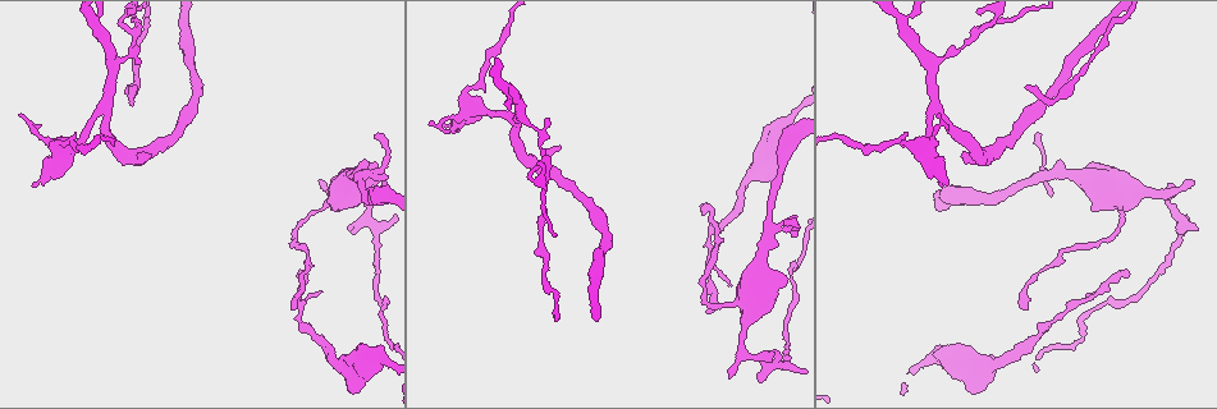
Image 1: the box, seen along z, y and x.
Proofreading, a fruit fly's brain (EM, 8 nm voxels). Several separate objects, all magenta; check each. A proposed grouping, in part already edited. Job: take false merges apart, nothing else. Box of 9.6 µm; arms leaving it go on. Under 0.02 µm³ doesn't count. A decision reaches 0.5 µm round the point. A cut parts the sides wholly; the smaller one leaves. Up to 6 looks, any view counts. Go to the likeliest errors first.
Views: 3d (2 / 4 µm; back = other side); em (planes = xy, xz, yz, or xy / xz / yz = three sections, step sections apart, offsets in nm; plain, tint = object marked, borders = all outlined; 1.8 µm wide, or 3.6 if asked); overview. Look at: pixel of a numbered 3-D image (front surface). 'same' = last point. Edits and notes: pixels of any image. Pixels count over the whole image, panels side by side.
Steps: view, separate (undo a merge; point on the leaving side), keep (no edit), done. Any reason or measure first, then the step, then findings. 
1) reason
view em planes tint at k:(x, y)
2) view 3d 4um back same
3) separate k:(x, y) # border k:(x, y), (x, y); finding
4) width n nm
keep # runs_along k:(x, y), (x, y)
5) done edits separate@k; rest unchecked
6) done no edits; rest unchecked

abrupt turn
view 3d 2um at 1:(778, 359)

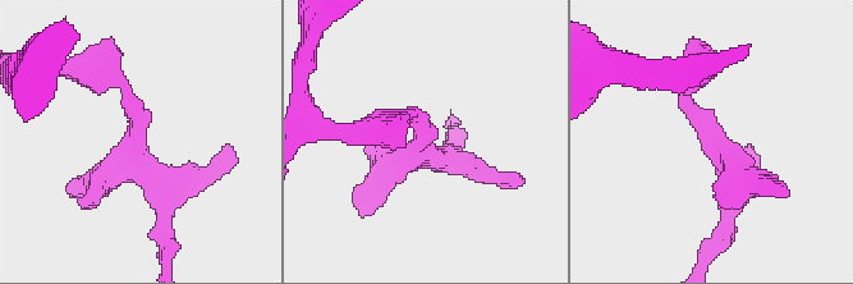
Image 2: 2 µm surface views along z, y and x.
view em 3.6um planes tint at 2:(136, 154)

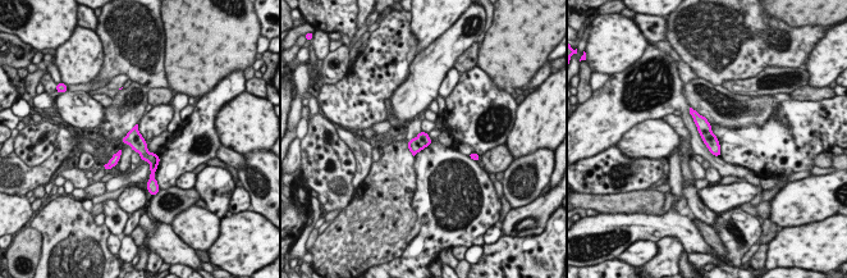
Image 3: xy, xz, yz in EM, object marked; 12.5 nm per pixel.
width 170 nm
keep # all the same neuron

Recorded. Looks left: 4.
three arms meet
view 3d 2um back at 1:(136, 33)

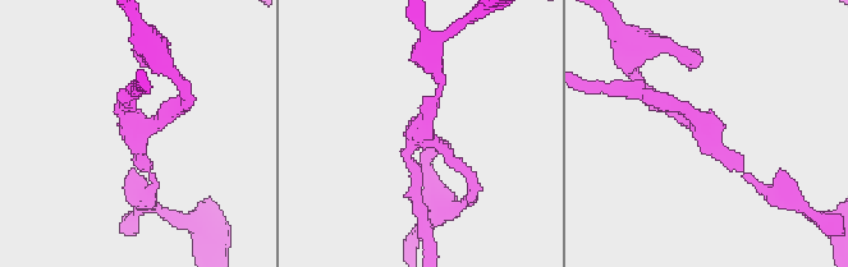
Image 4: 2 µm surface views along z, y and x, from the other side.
view em planes tint at 4:(421, 132)

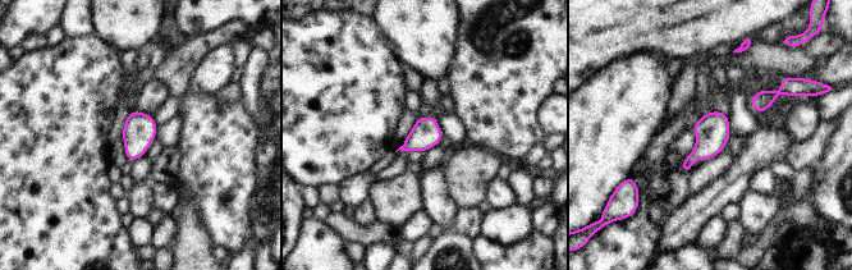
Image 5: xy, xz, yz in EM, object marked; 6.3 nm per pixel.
keep # all the same neuron

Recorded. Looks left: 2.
done no edits; rest unchecked

